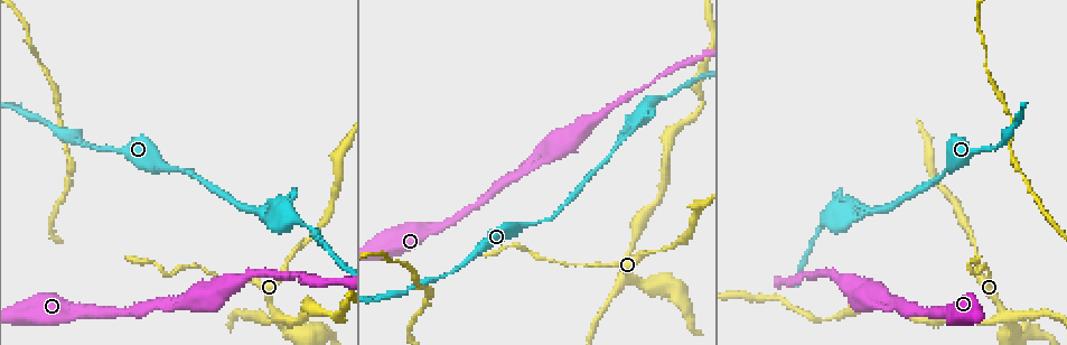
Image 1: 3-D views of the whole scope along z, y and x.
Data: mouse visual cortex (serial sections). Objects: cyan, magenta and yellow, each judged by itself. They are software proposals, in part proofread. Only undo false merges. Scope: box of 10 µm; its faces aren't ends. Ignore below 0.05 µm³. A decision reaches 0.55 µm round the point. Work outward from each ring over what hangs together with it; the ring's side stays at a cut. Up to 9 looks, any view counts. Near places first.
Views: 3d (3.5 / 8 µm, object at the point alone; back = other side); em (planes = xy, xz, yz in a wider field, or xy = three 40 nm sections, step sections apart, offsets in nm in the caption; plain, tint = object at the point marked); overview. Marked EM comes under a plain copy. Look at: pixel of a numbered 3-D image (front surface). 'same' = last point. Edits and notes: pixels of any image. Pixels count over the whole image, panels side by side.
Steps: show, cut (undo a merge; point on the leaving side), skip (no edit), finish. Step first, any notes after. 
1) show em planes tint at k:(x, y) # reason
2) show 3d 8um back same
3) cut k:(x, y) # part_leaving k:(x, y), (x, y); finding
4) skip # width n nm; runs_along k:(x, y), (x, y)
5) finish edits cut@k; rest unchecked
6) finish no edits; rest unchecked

show 3d 3.5um at 1:(186, 172) # thick turns thin

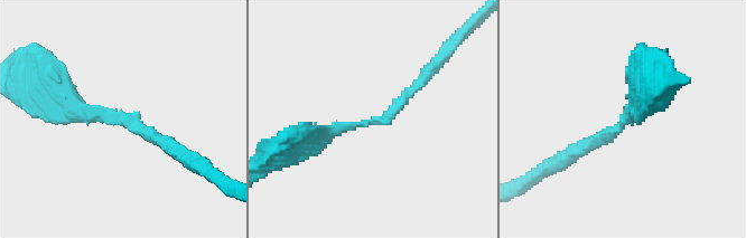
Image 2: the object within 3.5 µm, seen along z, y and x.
skip # runs_along 2:(307, 141), (383, 121), (425, 77); one cell here

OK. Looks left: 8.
show 3d 8um back at 1:(522, 171) # arms part here

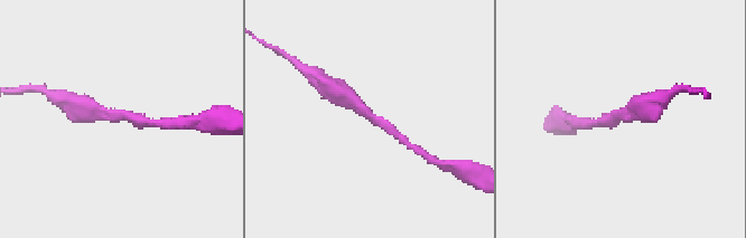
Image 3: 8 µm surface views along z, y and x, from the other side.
show 3d 3.5um same

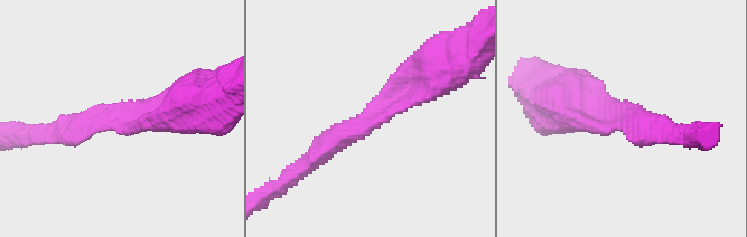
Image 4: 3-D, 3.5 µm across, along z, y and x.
show em planes tint at 4:(622, 122)

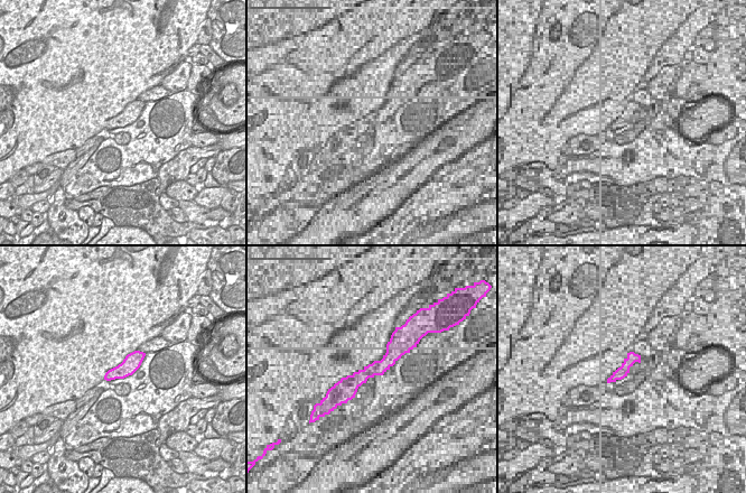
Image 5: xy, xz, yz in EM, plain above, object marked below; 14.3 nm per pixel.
skip # width 240 nm; runs_along 4:(309, 164), (419, 69); all the same cell

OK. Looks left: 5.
show 3d 3.5um at 1:(575, 264) # a narrow waist

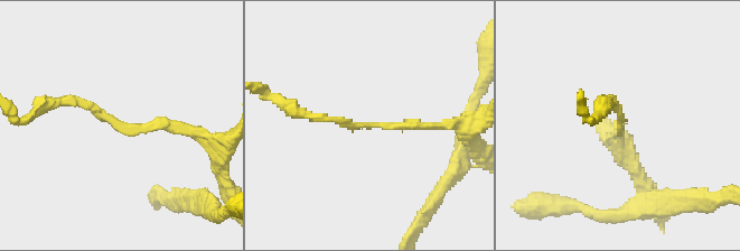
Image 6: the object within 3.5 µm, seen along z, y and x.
show em planes tint at 6:(620, 126)

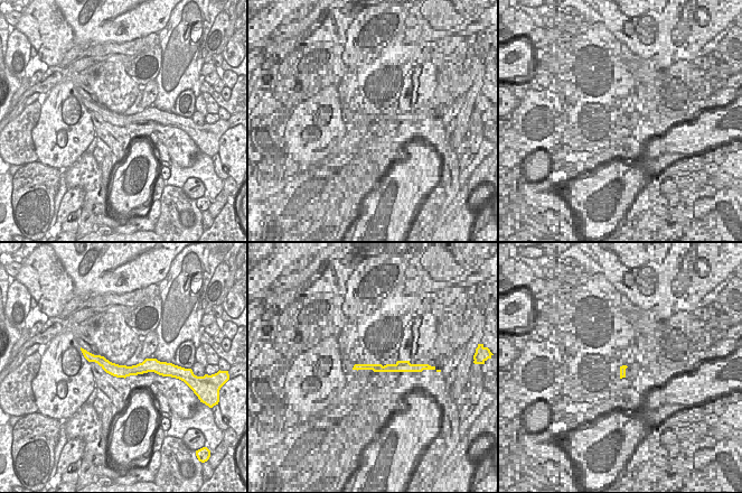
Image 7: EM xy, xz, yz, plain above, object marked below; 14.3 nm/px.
show em xy step 1 tint same

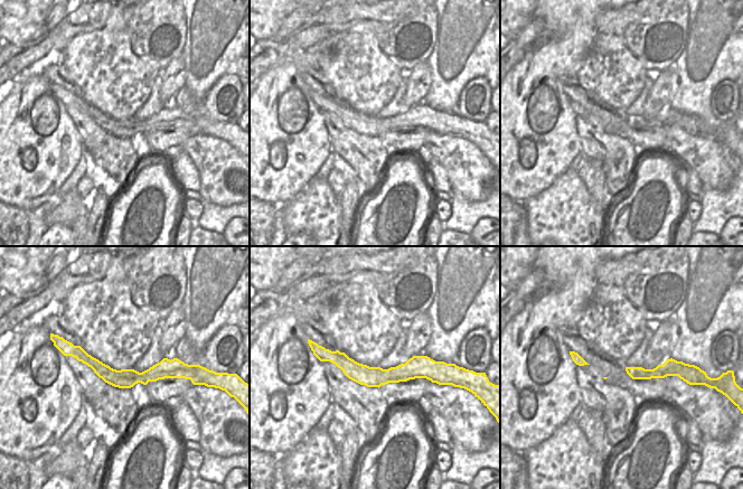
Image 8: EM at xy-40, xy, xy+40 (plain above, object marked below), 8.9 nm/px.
skip # runs_along 6:(451, 126), (348, 126), (307, 114); all the same cell

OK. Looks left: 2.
show 3d 3.5um at 1:(843, 218) # sudden change in width

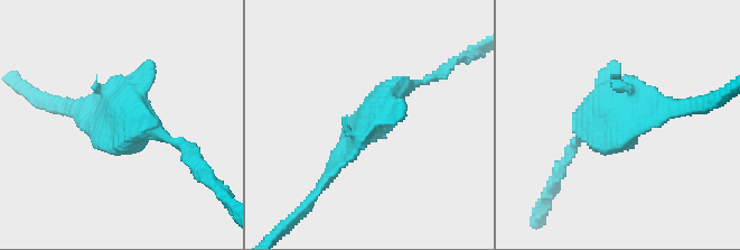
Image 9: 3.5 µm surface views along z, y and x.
show em xy step 5 tint at 9:(366, 121)

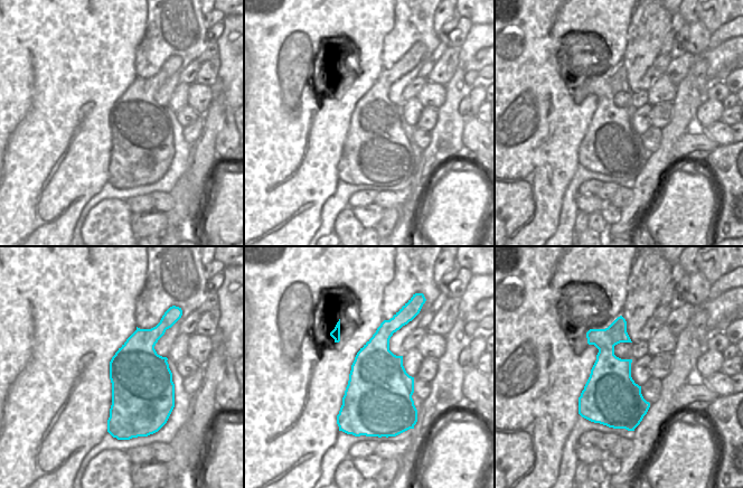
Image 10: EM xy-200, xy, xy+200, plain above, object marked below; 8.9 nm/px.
skip # runs_along 9:(326, 178), (382, 103), (422, 81); continuous, no second cell

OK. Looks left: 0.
finish no edits; rest unchecked

